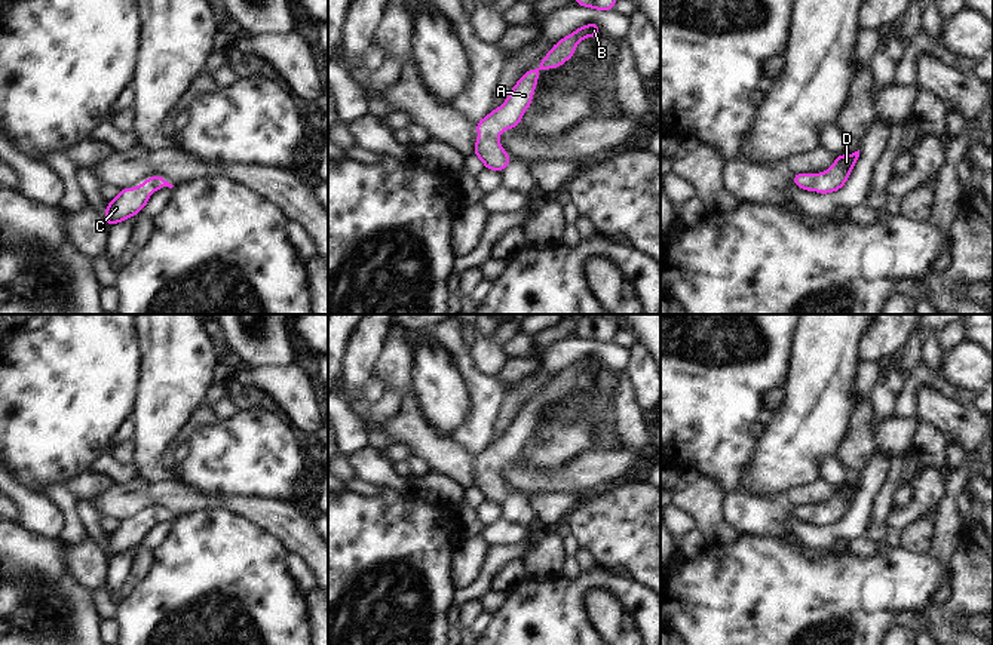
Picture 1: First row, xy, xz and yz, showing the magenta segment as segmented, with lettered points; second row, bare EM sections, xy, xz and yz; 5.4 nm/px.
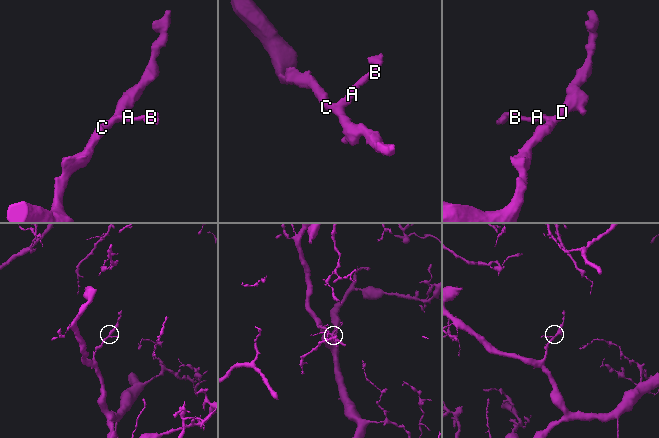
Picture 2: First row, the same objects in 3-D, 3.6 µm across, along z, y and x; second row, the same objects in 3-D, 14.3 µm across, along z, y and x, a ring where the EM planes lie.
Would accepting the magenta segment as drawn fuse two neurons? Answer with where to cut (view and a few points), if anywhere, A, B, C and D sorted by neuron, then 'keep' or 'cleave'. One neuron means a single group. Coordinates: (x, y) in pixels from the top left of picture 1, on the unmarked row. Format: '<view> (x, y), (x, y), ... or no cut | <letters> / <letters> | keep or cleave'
no cut | A B C D | keep

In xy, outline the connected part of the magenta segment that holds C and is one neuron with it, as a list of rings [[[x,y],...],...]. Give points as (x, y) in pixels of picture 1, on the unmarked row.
[[[153,507],[148,512],[142,513],[140,519],[122,520],[114,532],[107,534],[105,556],[110,559],[128,550],[132,550],[135,546],[144,541],[150,526],[165,517],[169,520],[174,519],[163,509]]]

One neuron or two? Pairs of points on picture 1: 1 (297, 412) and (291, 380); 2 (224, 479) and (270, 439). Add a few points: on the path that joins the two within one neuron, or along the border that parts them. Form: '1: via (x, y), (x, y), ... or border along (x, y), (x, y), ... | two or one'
1: via (297, 405), (291, 387) | one
2: via (236, 467), (259, 448) | one

